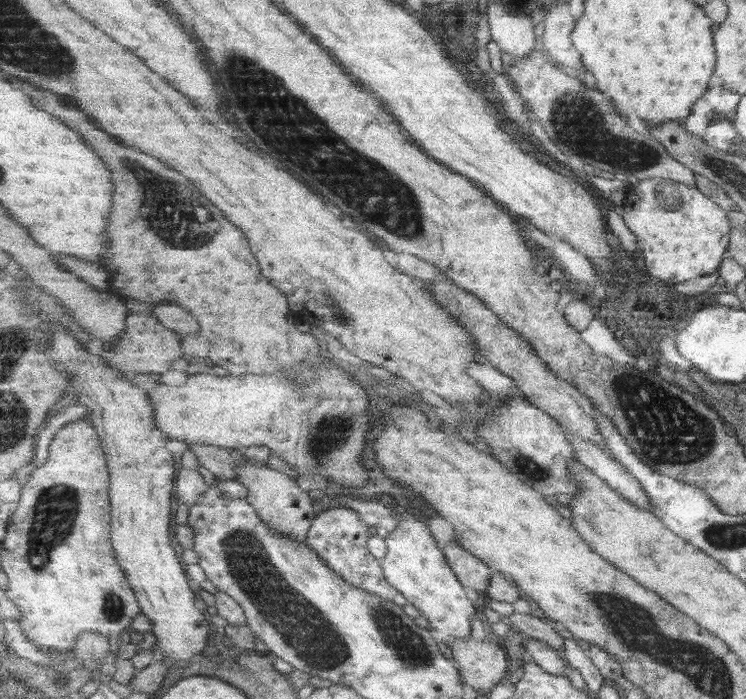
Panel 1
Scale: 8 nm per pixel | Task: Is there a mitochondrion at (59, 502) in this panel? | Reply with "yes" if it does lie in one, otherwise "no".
yes

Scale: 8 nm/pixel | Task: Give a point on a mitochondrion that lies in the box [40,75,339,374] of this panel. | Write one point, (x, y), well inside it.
(163, 197)

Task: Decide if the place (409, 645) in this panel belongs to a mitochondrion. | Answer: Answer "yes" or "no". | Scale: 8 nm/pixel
yes

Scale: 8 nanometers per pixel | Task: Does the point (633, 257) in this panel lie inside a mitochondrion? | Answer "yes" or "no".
no

